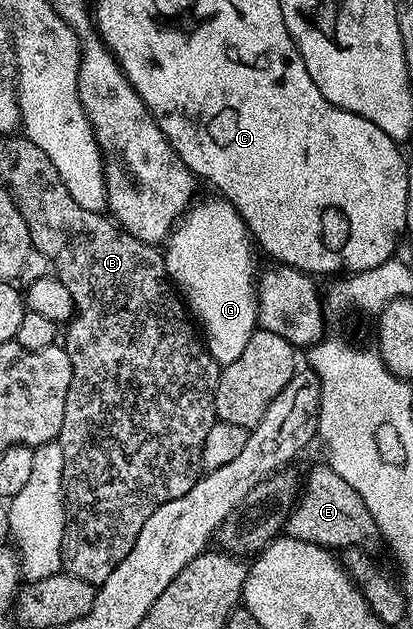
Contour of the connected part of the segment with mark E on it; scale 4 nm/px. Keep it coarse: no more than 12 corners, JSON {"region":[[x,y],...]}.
{"region":[[324,462],[286,517],[295,540],[329,550],[381,539],[366,502]]}

